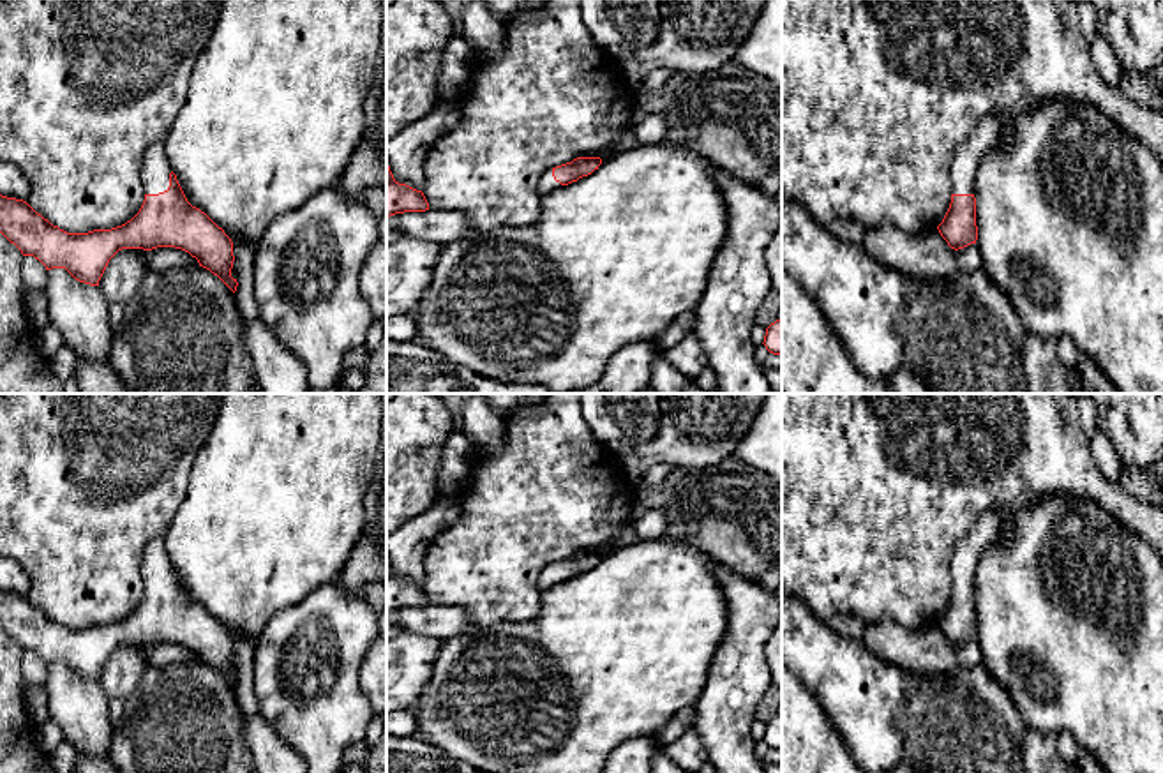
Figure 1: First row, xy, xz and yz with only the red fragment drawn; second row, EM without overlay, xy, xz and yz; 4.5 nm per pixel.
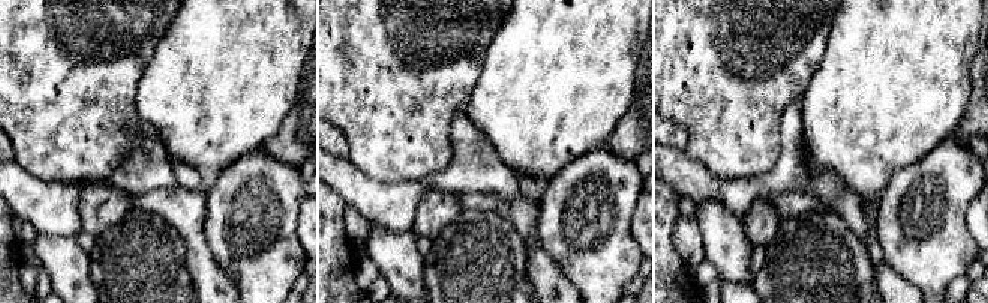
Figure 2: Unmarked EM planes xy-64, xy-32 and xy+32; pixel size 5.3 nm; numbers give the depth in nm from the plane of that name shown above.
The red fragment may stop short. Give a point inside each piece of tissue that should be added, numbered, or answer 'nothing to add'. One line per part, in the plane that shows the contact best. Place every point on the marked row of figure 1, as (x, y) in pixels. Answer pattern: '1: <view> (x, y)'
1: xy (156, 168)

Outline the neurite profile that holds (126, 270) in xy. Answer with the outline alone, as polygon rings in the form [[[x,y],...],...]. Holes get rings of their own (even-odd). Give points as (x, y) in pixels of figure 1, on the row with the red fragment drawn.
[[[122,249],[108,263],[99,289],[109,302],[125,304],[150,274],[143,249]]]

